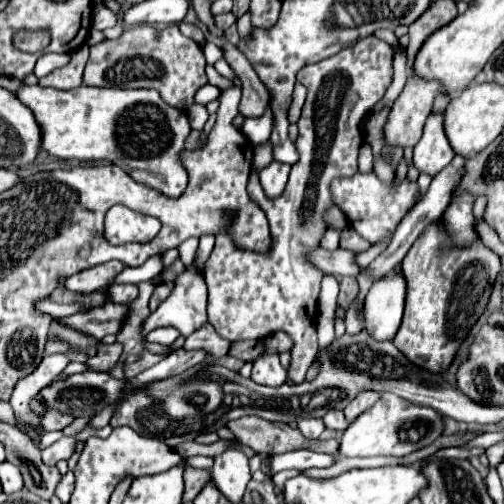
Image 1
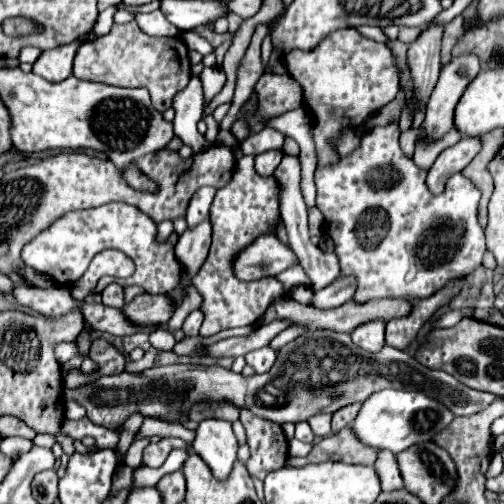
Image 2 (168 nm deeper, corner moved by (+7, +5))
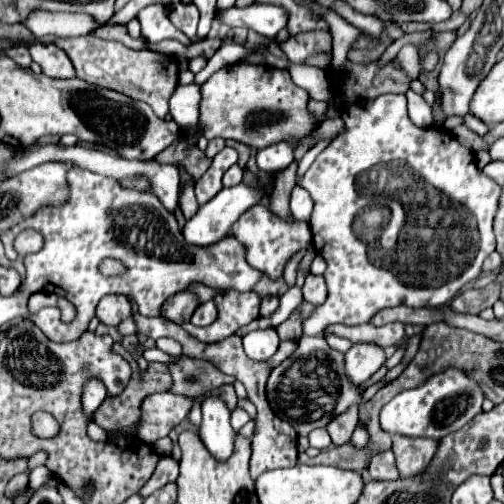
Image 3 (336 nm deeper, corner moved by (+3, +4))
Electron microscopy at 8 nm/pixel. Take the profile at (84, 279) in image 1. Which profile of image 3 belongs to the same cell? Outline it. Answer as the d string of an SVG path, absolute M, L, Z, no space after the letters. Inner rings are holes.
M104 259L100 263L100 273L104 273L104 275L120 275L120 273L124 273L124 265L120 265L118 261L112 261L112 259Z

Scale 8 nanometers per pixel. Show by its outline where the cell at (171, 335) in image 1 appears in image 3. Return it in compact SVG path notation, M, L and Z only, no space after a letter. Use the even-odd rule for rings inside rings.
M164 337L164 339L158 339L158 341L156 341L156 347L158 347L160 351L164 351L164 353L172 355L172 357L178 357L178 355L182 353L182 347L180 347L180 343L178 343L178 341L174 341L174 339L168 339L168 337Z

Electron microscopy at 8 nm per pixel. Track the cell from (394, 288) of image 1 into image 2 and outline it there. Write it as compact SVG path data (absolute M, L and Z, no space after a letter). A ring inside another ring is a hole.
M366 322L352 332L352 342L370 354L376 354L384 346L384 326L384 322Z

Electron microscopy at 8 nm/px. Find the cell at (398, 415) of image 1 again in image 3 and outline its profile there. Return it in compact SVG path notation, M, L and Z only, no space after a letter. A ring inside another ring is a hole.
M448 369L440 375L430 377L424 385L416 389L400 391L390 403L386 403L380 411L380 427L390 435L404 437L430 437L440 441L448 433L464 427L474 415L482 411L484 395L480 387L462 371Z

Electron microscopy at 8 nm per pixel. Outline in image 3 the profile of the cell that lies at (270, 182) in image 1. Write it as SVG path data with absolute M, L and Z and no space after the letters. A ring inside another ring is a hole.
M276 143L266 149L260 149L256 155L260 171L278 173L294 161L294 149L288 143Z

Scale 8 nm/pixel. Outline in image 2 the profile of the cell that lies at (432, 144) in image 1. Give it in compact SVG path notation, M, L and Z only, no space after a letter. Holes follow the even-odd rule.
M476 54L454 56L442 66L438 84L434 86L426 106L426 118L422 126L426 128L428 138L424 142L434 142L454 126L454 108L478 72L480 60Z

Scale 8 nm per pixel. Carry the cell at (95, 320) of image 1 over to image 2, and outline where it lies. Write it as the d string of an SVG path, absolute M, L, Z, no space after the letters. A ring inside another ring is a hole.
M140 294L124 306L124 314L136 324L166 324L176 310L176 302L166 294Z

